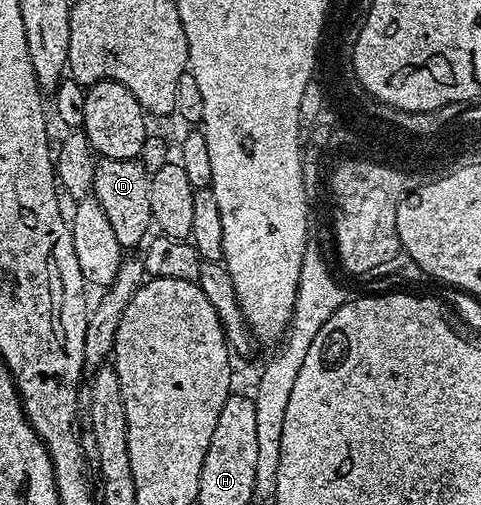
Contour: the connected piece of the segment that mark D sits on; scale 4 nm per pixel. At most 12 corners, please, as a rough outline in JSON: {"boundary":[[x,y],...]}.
{"boundary":[[97,159],[92,193],[121,248],[153,227],[139,159]]}

